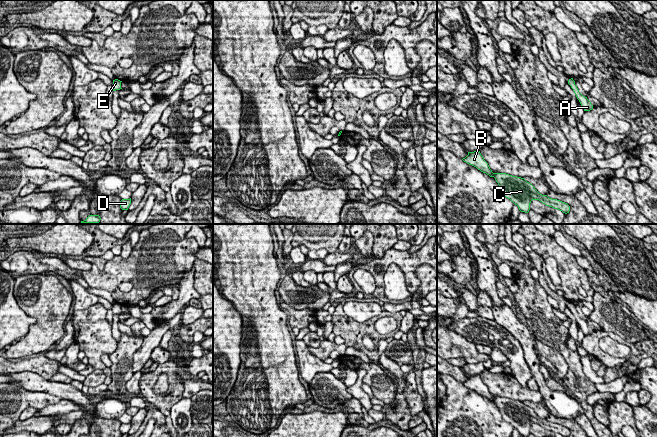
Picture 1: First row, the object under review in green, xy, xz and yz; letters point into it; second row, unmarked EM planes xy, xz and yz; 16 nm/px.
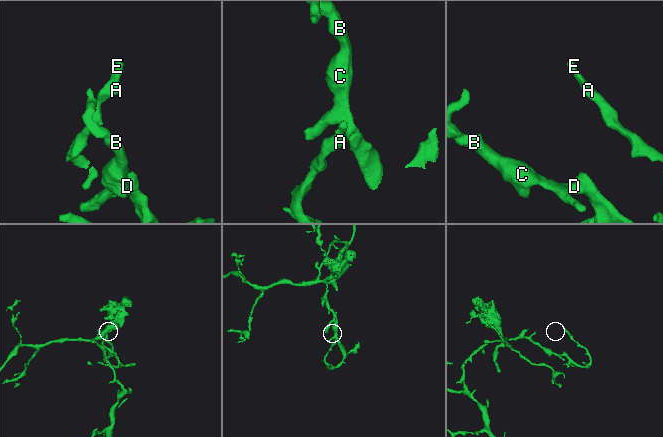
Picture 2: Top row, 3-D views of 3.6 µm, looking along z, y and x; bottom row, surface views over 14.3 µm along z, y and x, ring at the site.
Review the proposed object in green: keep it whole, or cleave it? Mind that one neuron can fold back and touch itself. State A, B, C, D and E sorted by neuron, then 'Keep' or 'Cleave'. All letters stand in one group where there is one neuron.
Groups: A B C D E. Keep

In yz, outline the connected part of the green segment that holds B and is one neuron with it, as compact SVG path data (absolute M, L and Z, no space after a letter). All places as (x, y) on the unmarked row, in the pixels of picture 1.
M480 375L468 376L468 379L462 384L490 401L494 401L502 414L503 420L517 429L521 436L529 436L532 424L539 424L546 430L558 433L563 437L569 437L570 435L570 430L567 427L540 418L535 411L524 402L506 397L493 397Z

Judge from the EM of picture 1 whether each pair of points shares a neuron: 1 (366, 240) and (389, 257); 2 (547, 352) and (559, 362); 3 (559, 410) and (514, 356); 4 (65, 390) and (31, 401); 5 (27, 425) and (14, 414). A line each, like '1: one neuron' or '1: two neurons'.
1: two neurons
2: one neuron
3: two neurons
4: two neurons
5: two neurons

